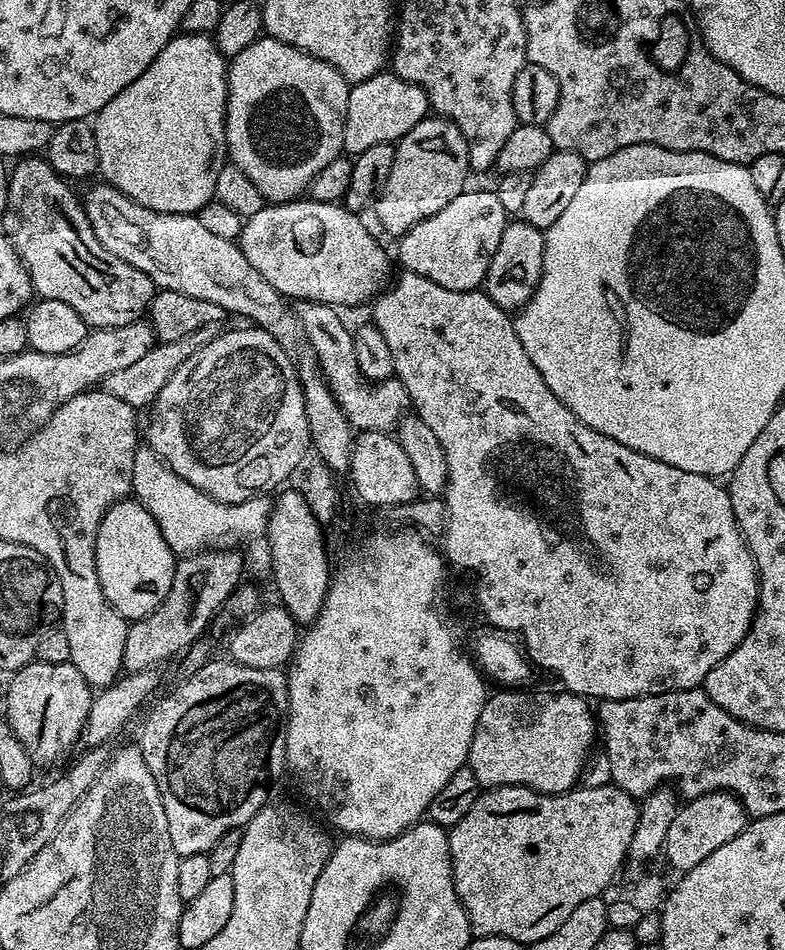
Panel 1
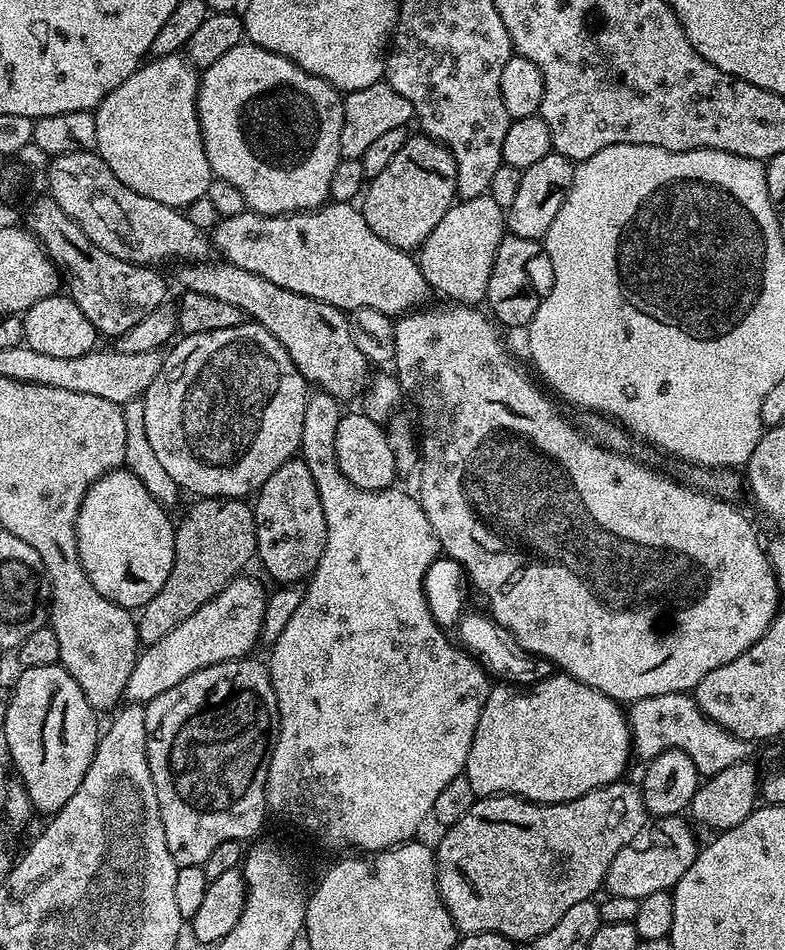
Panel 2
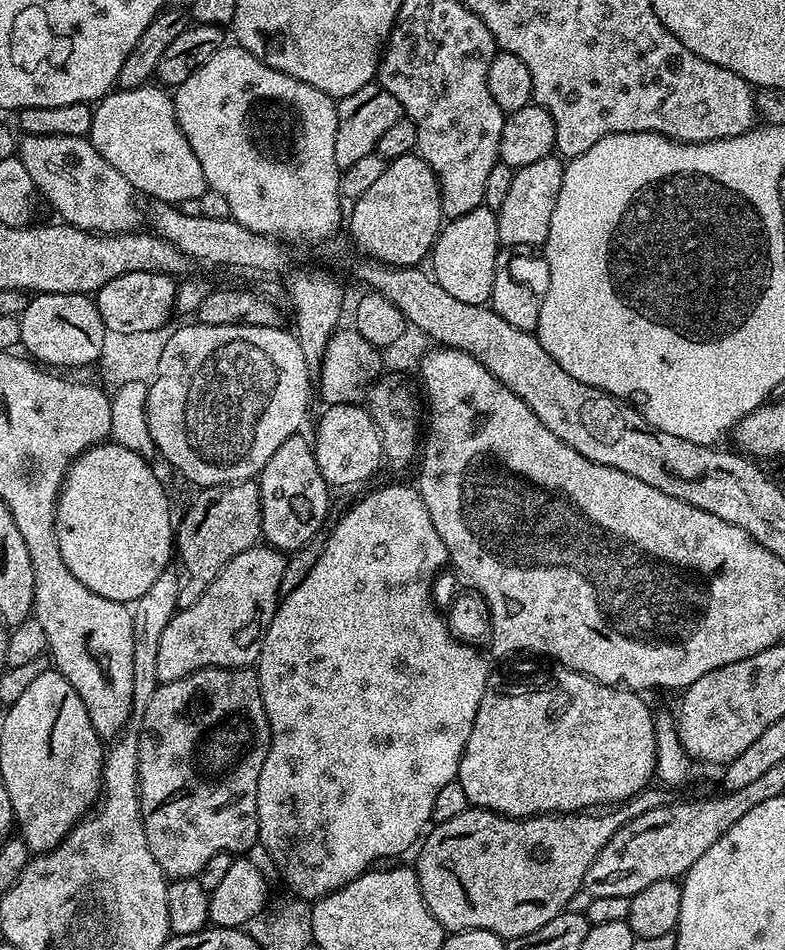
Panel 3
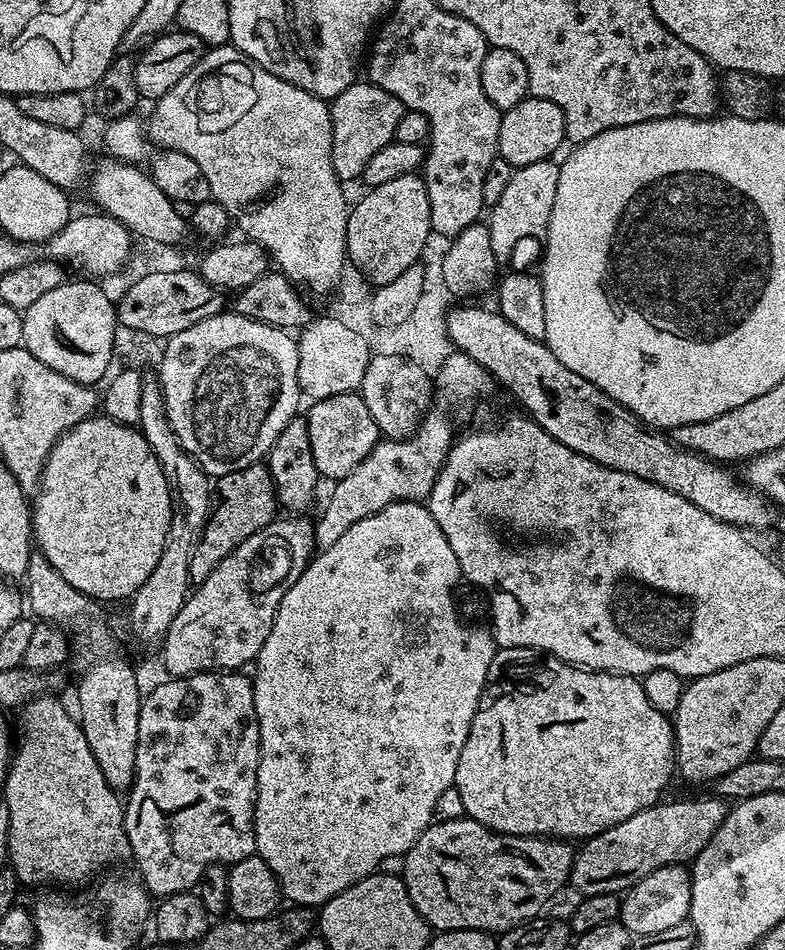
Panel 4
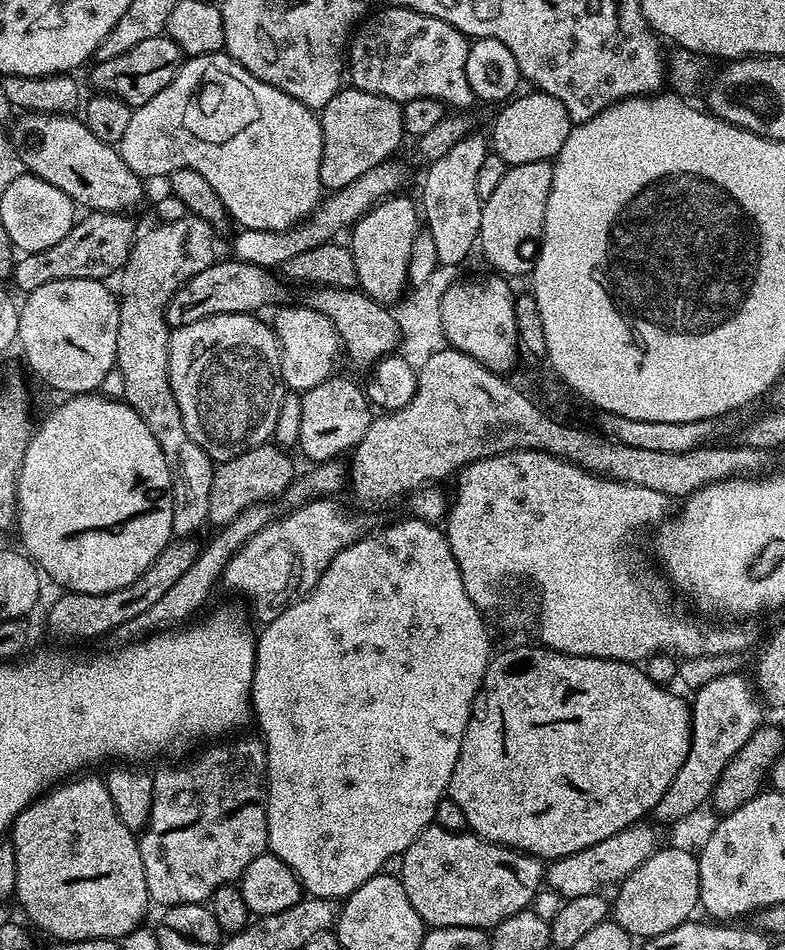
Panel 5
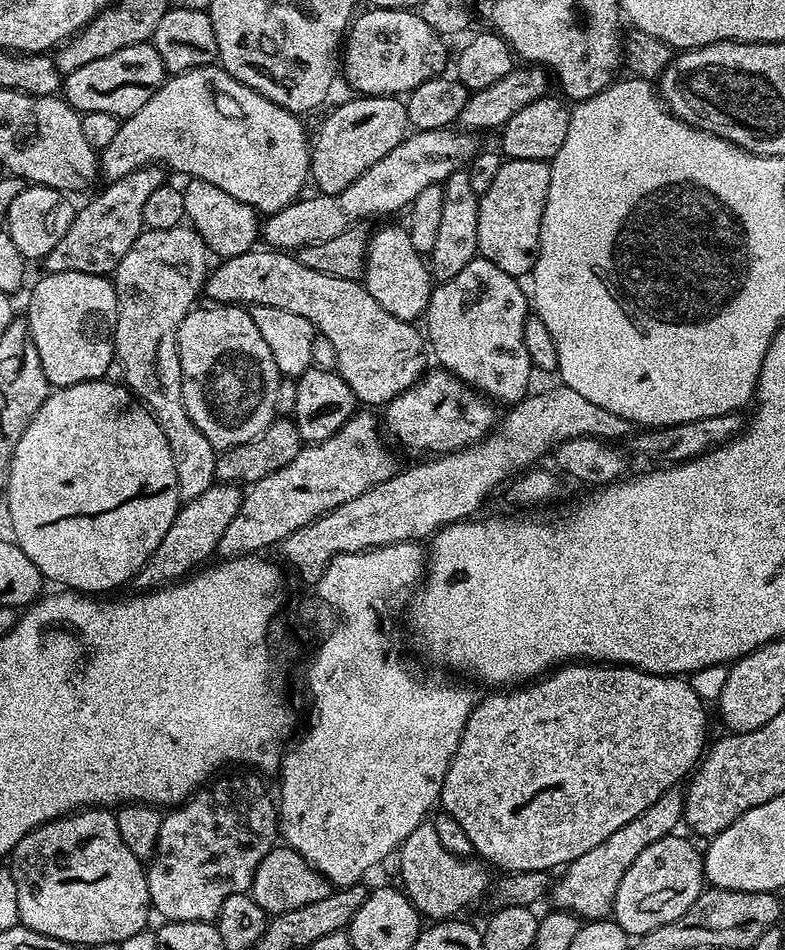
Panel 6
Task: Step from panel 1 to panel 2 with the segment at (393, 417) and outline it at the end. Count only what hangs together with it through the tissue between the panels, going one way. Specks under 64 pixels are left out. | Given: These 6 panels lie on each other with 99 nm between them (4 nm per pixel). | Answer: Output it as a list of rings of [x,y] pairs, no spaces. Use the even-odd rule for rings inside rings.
[[[215,259],[181,263],[176,272],[176,280],[181,284],[181,289],[210,294],[210,298],[238,306],[245,317],[251,318],[267,332],[274,334],[274,338],[278,338],[309,385],[330,393],[334,399],[347,402],[356,395],[359,397],[369,387],[369,362],[354,343],[349,317],[341,309],[321,300],[294,294],[294,290],[274,286],[274,282],[266,282],[266,278],[258,274],[250,274],[250,270],[242,270],[221,259]]]

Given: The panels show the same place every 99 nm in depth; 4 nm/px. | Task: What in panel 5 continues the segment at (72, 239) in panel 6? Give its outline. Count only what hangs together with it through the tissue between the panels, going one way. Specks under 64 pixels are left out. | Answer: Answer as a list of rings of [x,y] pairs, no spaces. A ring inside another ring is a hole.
[[[93,212],[87,213],[86,218],[82,217],[73,225],[68,235],[60,242],[50,246],[46,250],[38,250],[37,253],[23,253],[17,259],[16,265],[12,268],[10,277],[11,283],[16,283],[15,291],[20,294],[27,294],[38,290],[38,286],[46,286],[46,282],[58,282],[66,278],[86,278],[87,280],[106,280],[108,276],[115,271],[121,271],[128,256],[132,251],[132,246],[135,243],[136,229],[134,224],[129,219],[130,216],[125,213],[117,212]]]

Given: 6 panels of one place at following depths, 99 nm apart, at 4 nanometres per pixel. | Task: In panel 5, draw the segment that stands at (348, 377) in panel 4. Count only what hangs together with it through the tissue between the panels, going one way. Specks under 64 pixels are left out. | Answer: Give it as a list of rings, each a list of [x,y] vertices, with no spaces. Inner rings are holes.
[[[307,304],[286,306],[275,316],[272,329],[280,344],[282,376],[289,391],[308,391],[333,375],[334,360],[341,355],[342,345],[333,323],[321,311]]]

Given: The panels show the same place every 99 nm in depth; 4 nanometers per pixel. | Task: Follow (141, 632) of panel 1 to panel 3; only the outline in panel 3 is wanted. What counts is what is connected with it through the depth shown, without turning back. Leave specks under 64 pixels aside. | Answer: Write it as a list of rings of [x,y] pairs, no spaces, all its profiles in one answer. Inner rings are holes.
[[[255,479],[239,480],[233,484],[219,484],[213,488],[200,488],[197,493],[192,500],[192,505],[185,510],[181,520],[179,517],[174,528],[174,556],[177,561],[180,559],[181,568],[179,568],[180,585],[178,586],[177,609],[188,608],[194,602],[198,602],[198,598],[202,598],[206,586],[210,586],[210,582],[214,582],[214,578],[218,578],[218,574],[224,569],[226,562],[230,562],[230,558],[242,554],[242,550],[250,550],[262,536],[260,531],[262,526],[260,485]]]

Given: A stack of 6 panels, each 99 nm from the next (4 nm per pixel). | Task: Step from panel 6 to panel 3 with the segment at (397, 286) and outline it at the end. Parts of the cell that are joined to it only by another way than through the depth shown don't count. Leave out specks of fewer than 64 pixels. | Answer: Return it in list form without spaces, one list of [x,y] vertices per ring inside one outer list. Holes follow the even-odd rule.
[[[400,158],[392,165],[392,169],[382,177],[379,182],[374,182],[374,186],[370,186],[370,190],[366,190],[366,194],[355,197],[351,201],[348,209],[348,237],[351,249],[358,255],[368,259],[365,260],[369,265],[377,268],[390,268],[390,269],[410,269],[417,267],[421,263],[420,259],[425,259],[426,253],[429,251],[430,245],[433,243],[434,237],[438,232],[438,199],[437,188],[435,181],[432,180],[431,173],[428,172],[428,167],[419,159],[413,158]]]

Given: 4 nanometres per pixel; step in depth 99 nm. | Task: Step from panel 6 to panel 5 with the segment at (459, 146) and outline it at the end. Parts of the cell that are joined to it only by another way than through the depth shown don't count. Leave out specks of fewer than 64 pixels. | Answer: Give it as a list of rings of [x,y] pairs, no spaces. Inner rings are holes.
[[[389,158],[384,163],[374,166],[374,170],[366,170],[366,174],[350,182],[350,186],[337,188],[331,194],[325,195],[310,216],[301,220],[299,224],[295,224],[293,228],[287,228],[284,232],[240,228],[237,231],[236,241],[232,244],[233,250],[236,251],[233,252],[235,259],[243,264],[276,270],[286,262],[290,262],[294,254],[302,254],[306,250],[329,243],[343,228],[345,231],[351,229],[353,224],[357,224],[375,204],[401,191],[400,168],[394,161],[395,159]]]

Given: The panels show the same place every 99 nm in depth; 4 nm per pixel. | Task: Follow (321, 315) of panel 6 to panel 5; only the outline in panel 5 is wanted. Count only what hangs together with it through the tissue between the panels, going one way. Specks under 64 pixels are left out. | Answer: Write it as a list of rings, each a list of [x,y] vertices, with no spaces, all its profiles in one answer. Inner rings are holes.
[[[235,258],[223,260],[202,270],[202,274],[194,274],[194,278],[186,281],[173,294],[164,312],[164,317],[168,319],[169,329],[190,326],[190,322],[198,322],[202,318],[210,318],[223,312],[256,314],[261,311],[259,308],[263,304],[272,304],[283,294],[285,285],[278,279],[275,271],[253,264],[243,264]],[[317,287],[306,298],[306,304],[321,311],[333,323],[343,351],[356,364],[372,366],[385,356],[395,353],[400,342],[399,326],[396,317],[385,305],[379,304],[356,288]]]

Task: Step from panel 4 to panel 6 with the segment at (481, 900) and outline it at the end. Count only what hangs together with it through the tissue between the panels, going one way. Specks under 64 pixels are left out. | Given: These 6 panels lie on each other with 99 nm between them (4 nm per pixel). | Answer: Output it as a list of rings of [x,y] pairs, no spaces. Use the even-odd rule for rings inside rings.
[[[431,822],[420,824],[405,838],[399,856],[402,891],[421,917],[429,921],[459,917],[460,911],[478,903],[488,888],[489,869],[479,859],[450,854]]]

